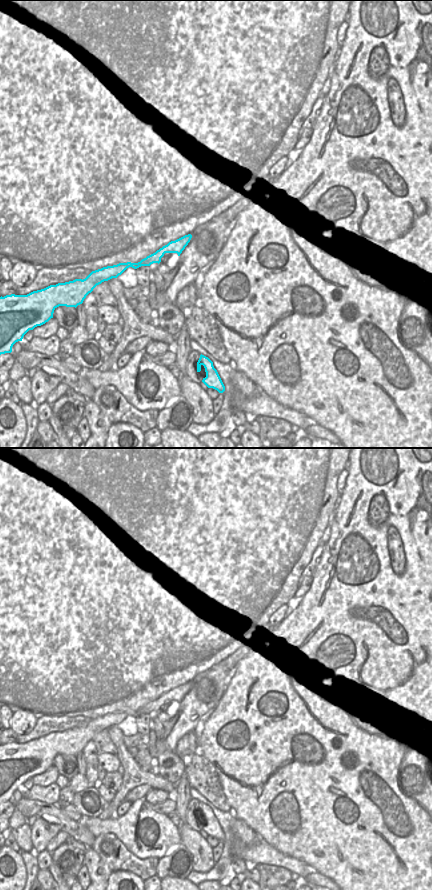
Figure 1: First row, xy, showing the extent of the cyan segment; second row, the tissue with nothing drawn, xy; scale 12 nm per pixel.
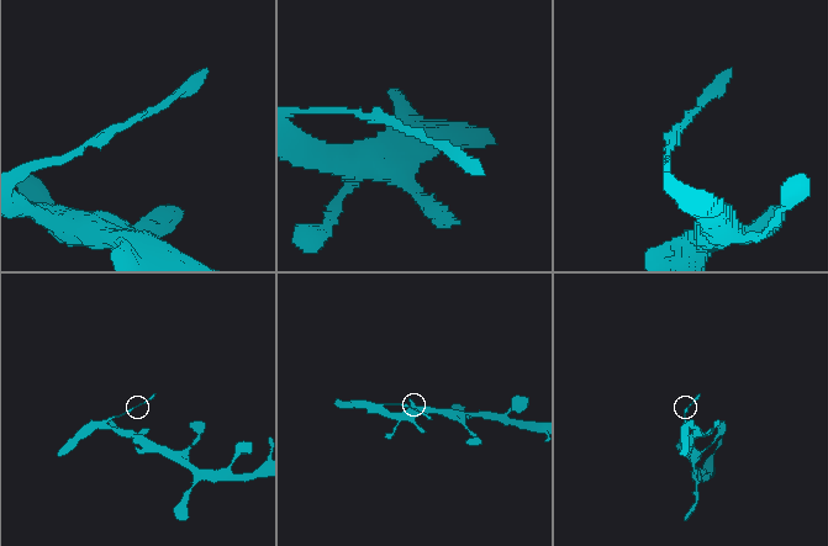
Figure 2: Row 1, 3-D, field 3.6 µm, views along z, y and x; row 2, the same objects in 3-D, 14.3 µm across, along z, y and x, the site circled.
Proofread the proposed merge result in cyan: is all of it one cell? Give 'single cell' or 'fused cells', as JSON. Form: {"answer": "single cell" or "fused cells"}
{"answer": "fused cells"}

